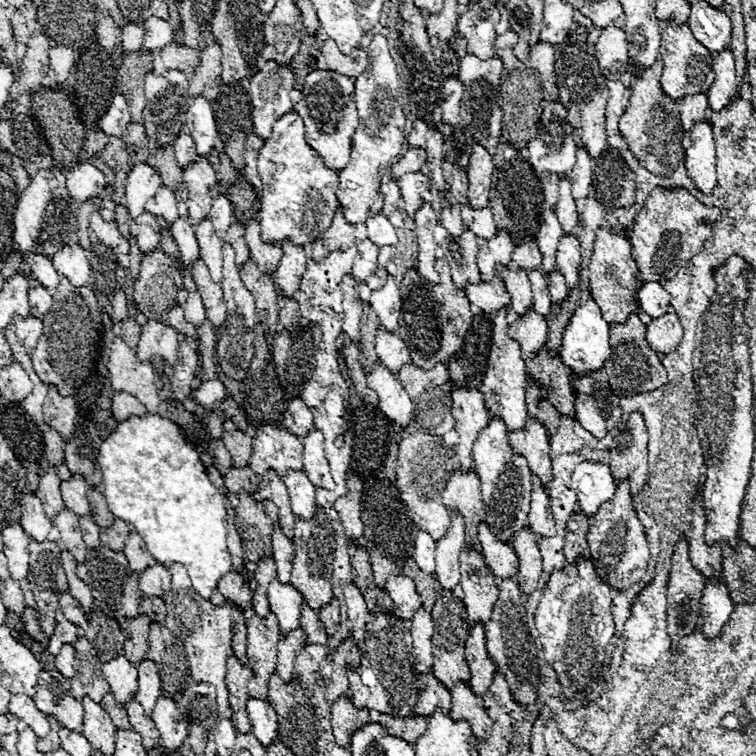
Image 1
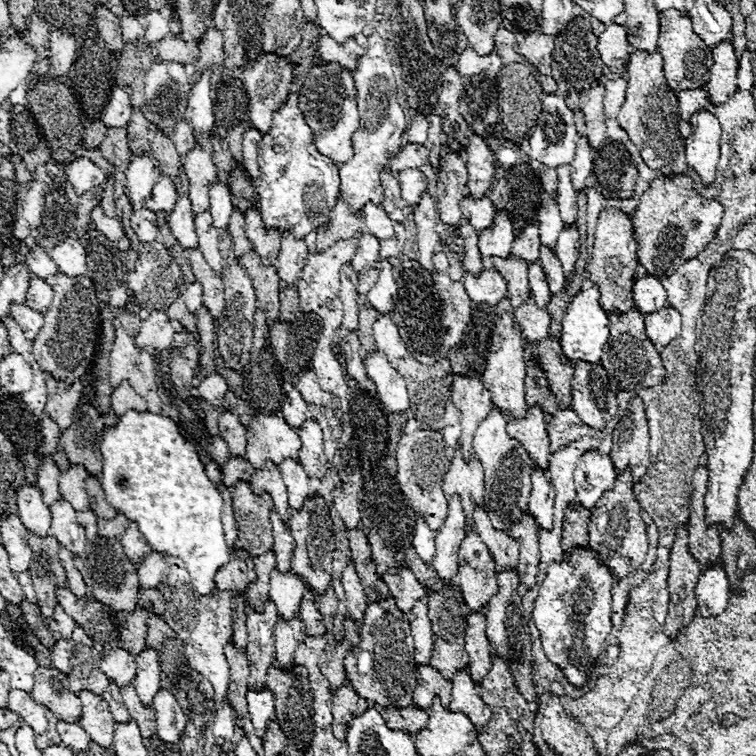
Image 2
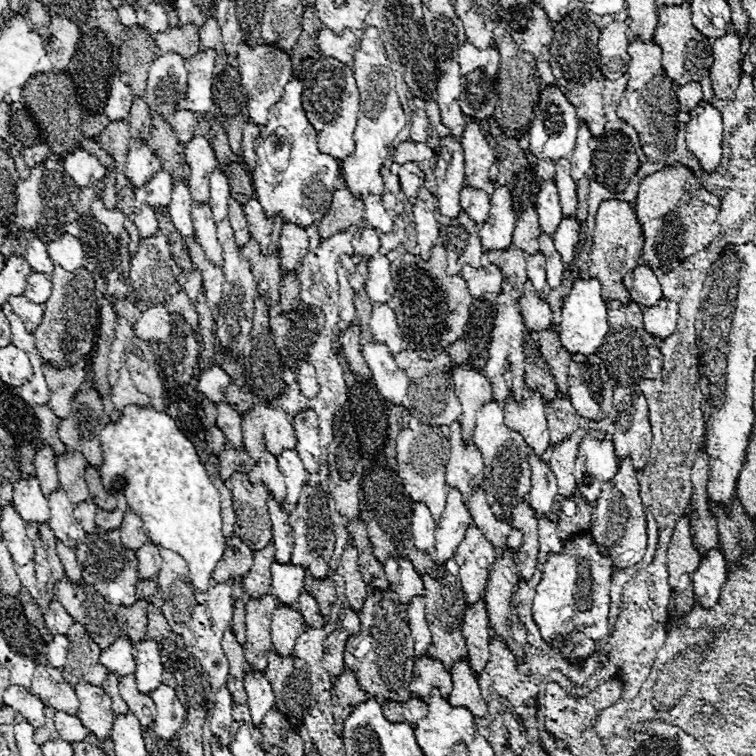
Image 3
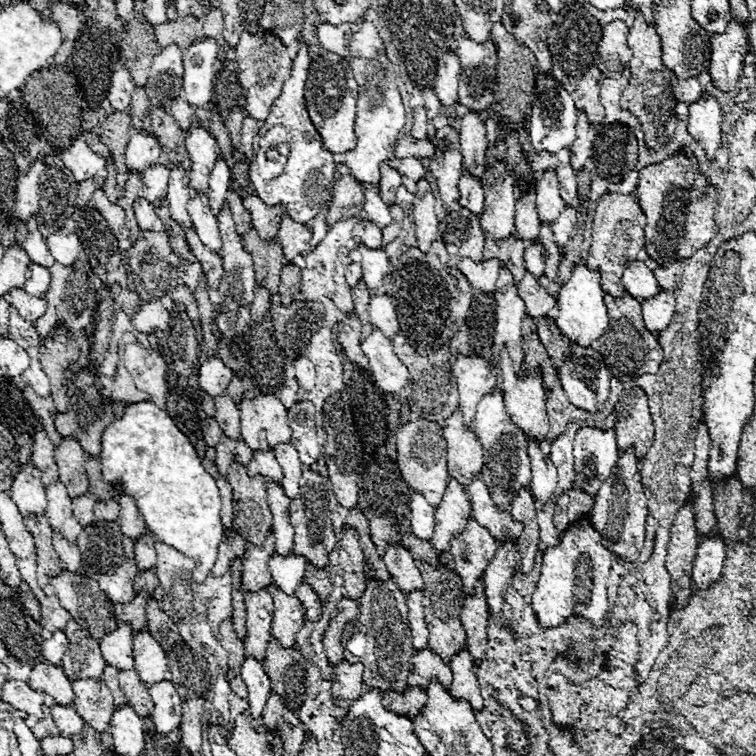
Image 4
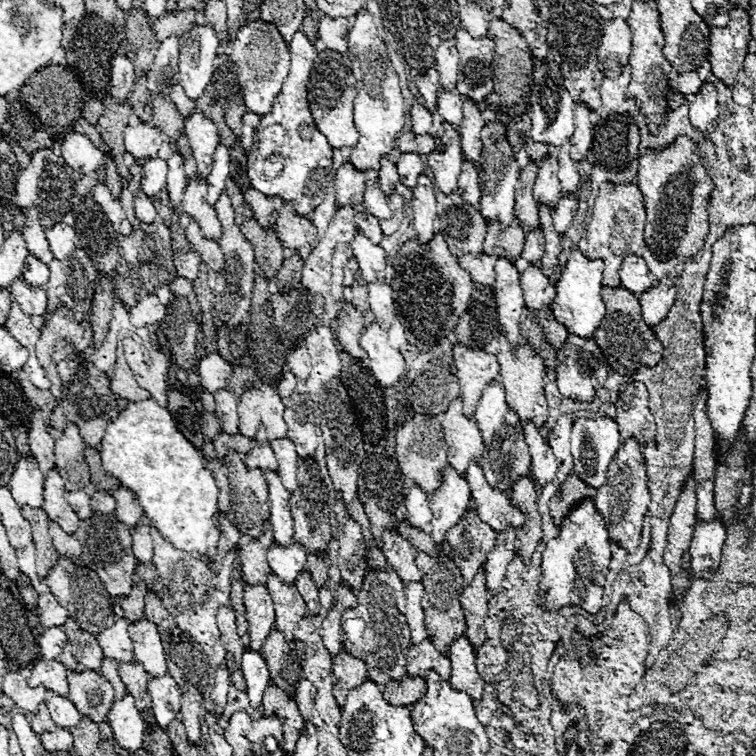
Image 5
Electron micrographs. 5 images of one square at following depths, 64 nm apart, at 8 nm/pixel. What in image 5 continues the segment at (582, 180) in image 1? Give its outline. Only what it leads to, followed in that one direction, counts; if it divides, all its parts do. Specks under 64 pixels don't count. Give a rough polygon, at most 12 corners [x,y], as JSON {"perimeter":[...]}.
{"perimeter":[[576,104],[570,156],[576,162],[590,152],[590,110]]}

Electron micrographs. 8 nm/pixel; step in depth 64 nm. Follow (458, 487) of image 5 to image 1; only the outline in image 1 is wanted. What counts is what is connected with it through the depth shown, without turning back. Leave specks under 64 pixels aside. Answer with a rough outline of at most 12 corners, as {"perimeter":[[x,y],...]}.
{"perimeter":[[452,514],[436,542],[436,578],[444,590],[460,580],[464,516]]}

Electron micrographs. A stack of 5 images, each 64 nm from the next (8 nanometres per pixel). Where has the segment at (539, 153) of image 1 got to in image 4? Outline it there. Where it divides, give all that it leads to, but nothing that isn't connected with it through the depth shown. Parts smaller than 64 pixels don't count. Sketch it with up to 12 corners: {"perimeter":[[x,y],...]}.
{"perimeter":[[536,76],[530,144],[572,146],[578,108],[554,76]]}

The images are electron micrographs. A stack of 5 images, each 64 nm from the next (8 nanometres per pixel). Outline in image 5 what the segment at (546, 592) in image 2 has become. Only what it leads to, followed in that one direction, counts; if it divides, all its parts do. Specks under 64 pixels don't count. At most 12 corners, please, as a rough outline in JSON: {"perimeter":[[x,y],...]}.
{"perimeter":[[586,498],[542,554],[540,604],[600,612],[612,552]]}

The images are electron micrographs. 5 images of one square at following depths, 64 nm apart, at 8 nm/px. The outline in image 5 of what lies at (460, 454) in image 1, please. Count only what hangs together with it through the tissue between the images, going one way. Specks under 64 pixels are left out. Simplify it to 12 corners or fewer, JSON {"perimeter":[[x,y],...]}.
{"perimeter":[[454,344],[464,412],[498,376],[494,354]]}

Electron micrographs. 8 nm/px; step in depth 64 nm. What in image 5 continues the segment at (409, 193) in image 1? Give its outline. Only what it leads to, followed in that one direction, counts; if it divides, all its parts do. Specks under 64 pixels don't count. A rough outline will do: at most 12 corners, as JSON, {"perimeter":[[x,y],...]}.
{"perimeter":[[414,152],[400,156],[398,174],[406,188],[416,186],[422,174],[420,156]]}

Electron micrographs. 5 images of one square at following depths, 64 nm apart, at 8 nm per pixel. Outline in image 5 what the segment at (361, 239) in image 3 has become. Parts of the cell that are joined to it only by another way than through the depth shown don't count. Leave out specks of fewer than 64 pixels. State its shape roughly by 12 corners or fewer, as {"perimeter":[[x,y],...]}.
{"perimeter":[[356,214],[356,226],[380,244],[382,230],[376,216]]}

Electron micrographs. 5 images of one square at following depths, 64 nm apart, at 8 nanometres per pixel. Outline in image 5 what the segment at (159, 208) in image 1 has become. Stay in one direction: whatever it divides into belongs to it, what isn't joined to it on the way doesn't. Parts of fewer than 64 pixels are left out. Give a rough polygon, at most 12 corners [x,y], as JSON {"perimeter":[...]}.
{"perimeter":[[158,156],[142,166],[142,190],[154,198],[164,190],[168,166]]}

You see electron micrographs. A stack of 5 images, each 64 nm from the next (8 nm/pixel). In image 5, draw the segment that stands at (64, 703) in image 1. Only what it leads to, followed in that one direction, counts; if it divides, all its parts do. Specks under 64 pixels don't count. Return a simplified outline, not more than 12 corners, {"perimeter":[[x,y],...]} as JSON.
{"perimeter":[[38,660],[26,678],[30,688],[46,686],[66,696],[66,666]]}

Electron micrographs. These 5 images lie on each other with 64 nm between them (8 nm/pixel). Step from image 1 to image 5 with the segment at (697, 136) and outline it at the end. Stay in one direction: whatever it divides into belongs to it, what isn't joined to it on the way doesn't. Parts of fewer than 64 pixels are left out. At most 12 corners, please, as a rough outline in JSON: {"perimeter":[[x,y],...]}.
{"perimeter":[[704,82],[688,98],[690,122],[706,132],[718,116],[716,86]]}

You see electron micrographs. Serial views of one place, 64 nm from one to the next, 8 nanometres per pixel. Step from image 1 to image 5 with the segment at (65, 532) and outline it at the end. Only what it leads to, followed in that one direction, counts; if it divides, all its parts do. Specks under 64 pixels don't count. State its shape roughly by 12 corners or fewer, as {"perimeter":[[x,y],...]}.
{"perimeter":[[56,468],[44,478],[48,518],[74,534],[80,520],[64,500],[64,482]]}

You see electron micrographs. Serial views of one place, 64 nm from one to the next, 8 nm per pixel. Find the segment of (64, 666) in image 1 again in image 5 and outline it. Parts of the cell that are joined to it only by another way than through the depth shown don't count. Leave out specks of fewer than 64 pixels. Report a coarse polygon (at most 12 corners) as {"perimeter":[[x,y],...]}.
{"perimeter":[[58,626],[38,636],[40,654],[56,660],[66,644],[66,634]]}

